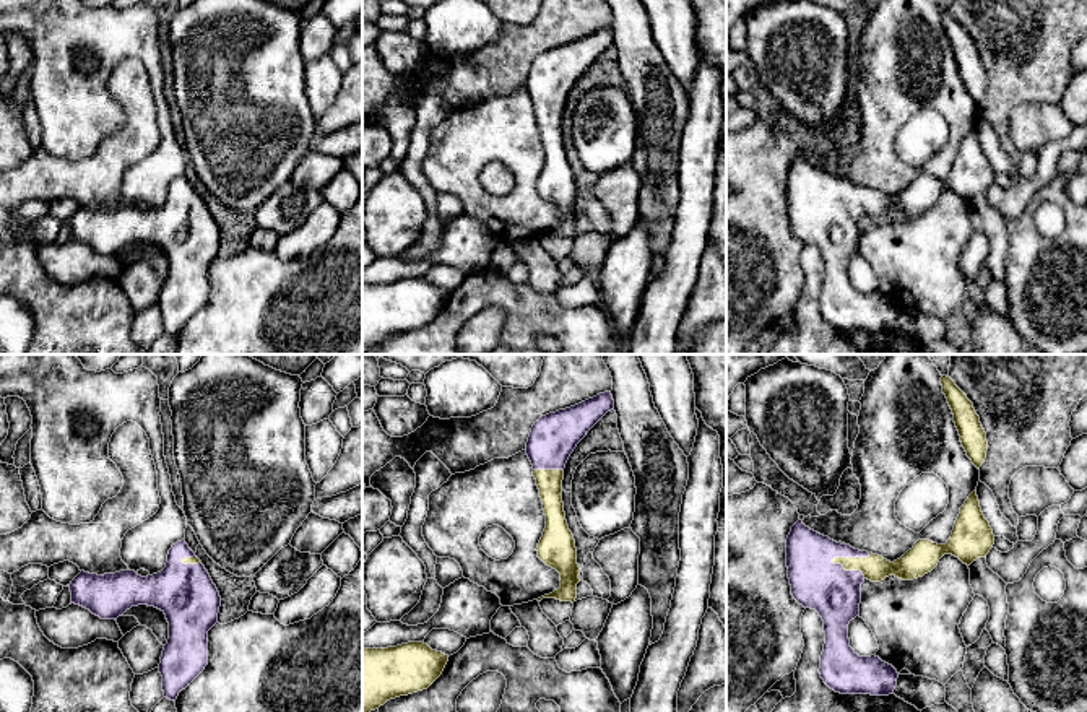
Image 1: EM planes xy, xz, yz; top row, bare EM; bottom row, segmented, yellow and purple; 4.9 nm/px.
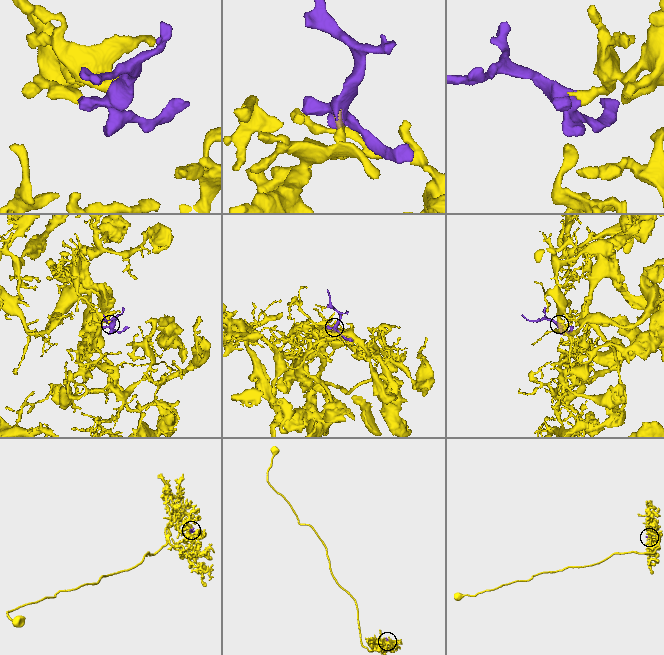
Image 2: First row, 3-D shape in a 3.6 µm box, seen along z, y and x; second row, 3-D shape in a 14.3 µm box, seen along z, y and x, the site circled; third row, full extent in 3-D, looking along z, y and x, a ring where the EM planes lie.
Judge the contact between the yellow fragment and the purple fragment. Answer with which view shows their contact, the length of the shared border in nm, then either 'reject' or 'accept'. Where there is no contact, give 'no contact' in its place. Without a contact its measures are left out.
meets yellow in yz; contact 200 nm long; accept

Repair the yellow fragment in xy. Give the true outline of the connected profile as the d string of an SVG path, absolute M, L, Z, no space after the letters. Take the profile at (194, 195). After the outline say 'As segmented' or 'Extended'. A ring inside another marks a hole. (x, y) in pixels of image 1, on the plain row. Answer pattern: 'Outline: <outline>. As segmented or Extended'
Outline: M185 176L172 180L166 203L158 210L141 213L128 205L97 211L81 206L68 223L71 239L101 255L117 255L138 241L166 250L169 275L158 302L164 333L175 336L208 301L208 267L218 258L221 232Z. Extended

